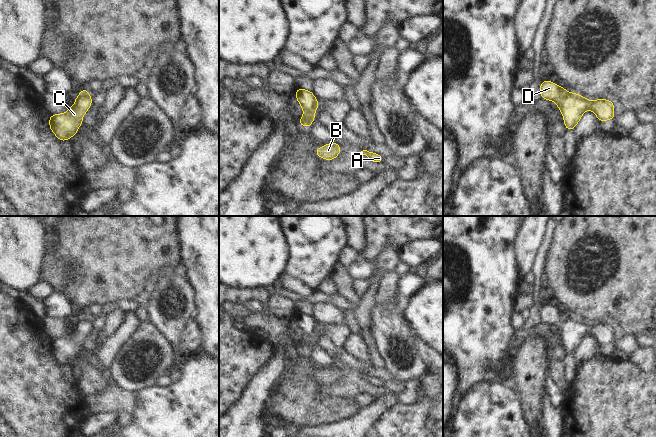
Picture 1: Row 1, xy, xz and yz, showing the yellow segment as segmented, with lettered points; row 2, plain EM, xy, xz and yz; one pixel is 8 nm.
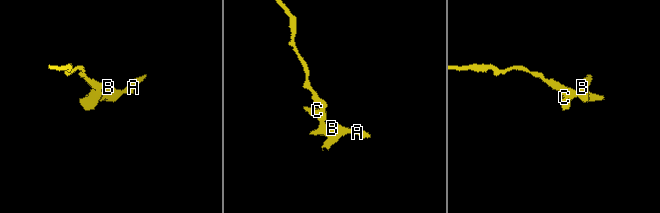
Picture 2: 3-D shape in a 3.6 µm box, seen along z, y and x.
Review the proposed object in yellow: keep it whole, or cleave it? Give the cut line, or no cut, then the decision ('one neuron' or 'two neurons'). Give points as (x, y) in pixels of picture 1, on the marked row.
cut none; one neuron

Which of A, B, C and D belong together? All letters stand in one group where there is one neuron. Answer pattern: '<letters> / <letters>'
A B C D

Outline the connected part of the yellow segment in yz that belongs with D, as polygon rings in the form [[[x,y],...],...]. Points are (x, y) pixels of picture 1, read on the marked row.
[[[546,80],[540,83],[541,99],[555,101],[564,117],[566,130],[573,130],[583,113],[590,109],[599,121],[615,119],[614,103],[606,99],[597,99],[590,102],[587,98],[576,93],[567,92],[564,87]]]

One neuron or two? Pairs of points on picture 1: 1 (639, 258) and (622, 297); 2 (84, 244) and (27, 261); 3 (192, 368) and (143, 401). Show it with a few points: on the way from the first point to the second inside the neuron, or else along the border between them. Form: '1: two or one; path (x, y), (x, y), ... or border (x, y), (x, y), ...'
1: one; path (629, 268), (622, 275), (622, 287)
2: two; border (46, 250), (42, 259), (39, 279)
3: one; path (185, 382), (166, 401), (157, 401)

